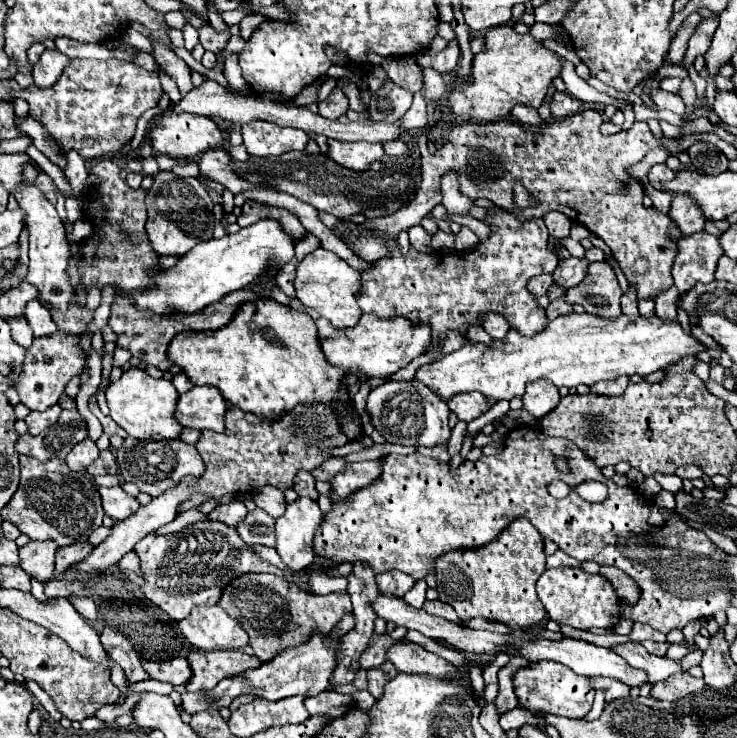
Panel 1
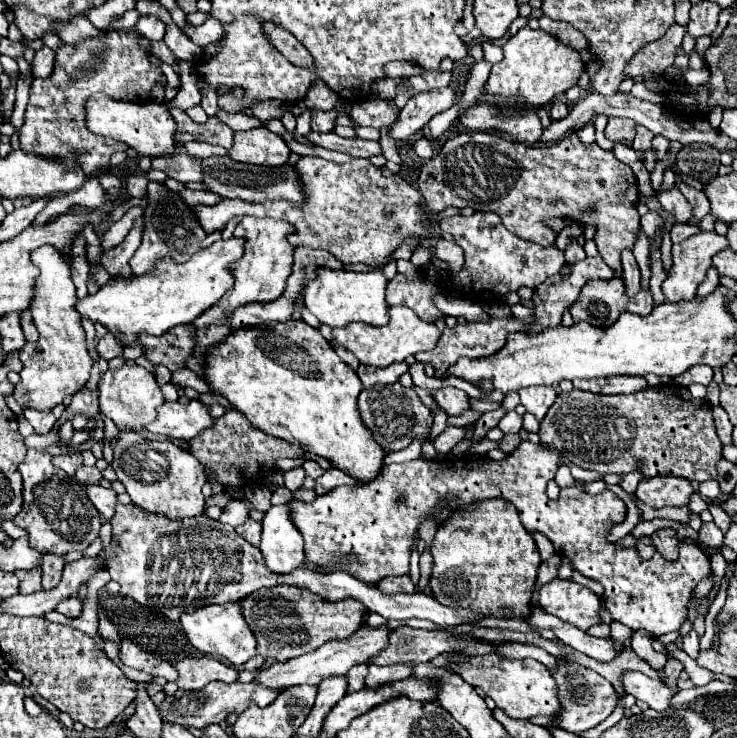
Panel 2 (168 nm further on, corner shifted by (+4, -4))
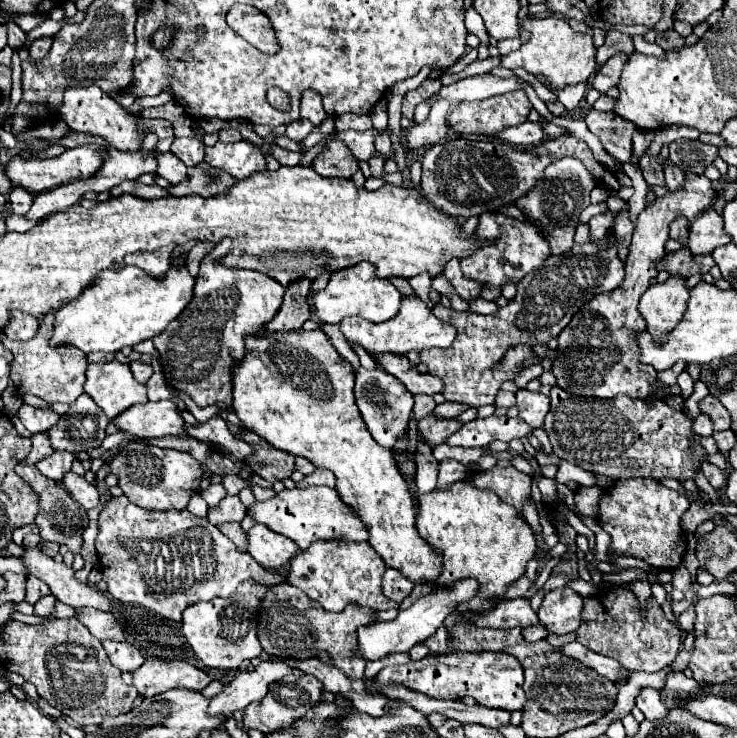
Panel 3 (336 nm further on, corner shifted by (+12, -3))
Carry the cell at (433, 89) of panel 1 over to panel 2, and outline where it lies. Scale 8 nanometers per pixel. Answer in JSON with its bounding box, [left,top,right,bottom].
[388,88,454,140]

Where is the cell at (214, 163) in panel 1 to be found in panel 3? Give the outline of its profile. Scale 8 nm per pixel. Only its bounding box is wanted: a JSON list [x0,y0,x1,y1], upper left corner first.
[158,153,186,185]

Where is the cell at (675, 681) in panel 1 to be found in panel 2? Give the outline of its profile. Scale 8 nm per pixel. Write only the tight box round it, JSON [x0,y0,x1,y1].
[664,660,682,692]

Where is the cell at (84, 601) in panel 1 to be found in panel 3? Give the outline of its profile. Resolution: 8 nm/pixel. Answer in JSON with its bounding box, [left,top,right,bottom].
[34,597,54,617]

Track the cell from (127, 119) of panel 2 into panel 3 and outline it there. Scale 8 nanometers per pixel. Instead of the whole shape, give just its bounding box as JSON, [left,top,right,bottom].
[60,85,144,151]

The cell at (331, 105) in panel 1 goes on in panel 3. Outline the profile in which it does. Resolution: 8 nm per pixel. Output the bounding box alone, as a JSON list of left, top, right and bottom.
[286,119,314,141]

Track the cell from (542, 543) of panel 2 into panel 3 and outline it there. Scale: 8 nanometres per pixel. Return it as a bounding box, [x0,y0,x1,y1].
[522,505,542,535]

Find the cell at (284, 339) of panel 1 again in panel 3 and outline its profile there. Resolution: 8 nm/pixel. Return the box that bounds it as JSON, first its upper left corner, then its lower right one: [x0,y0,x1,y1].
[232,329,442,585]

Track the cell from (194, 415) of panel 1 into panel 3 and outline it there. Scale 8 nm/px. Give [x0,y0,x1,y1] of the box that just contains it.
[112,401,184,437]

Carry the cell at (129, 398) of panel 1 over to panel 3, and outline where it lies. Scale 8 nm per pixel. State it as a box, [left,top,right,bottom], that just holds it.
[84,361,146,419]

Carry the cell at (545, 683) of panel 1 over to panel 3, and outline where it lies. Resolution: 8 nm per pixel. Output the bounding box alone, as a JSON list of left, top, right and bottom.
[366,651,526,711]

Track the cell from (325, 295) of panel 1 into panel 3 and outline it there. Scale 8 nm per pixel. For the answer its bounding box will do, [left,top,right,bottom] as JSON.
[312,261,402,323]

